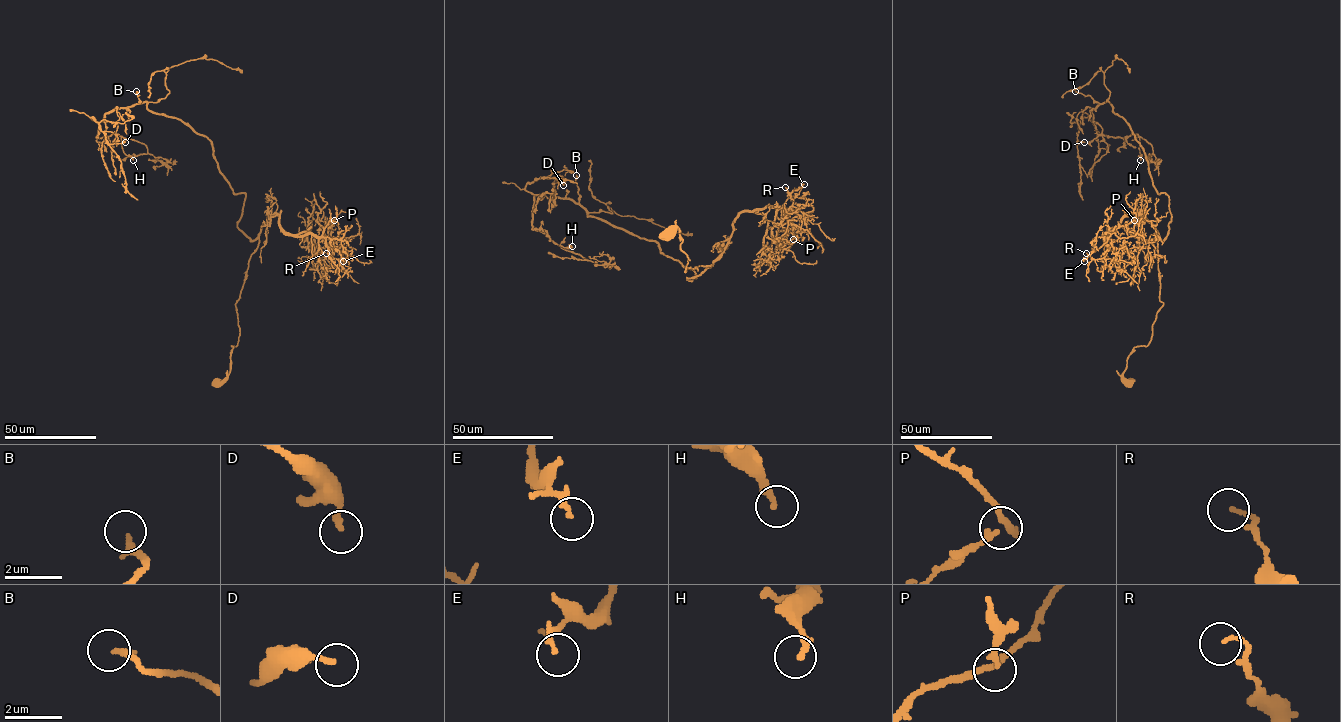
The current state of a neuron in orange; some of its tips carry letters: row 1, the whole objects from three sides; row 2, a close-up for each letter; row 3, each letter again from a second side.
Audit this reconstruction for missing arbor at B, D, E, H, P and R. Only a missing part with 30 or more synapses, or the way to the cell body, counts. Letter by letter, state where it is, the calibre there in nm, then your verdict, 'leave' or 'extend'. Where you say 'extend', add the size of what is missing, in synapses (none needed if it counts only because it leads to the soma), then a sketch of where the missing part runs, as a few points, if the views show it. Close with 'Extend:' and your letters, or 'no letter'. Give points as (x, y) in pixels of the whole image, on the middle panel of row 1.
B: at (576, 175); 240 nm thick; extend; about 40 synapses; missing branch runs (576, 175), (568, 157), (586, 145)
D: at (563, 185); 200 nm thick; leave
E: at (804, 184); 190 nm thick; leave
H: at (572, 246); 240 nm thick; leave
P: at (793, 239); 140 nm thick; leave
R: at (785, 187); 120 nm thick; leave
Extend: B

